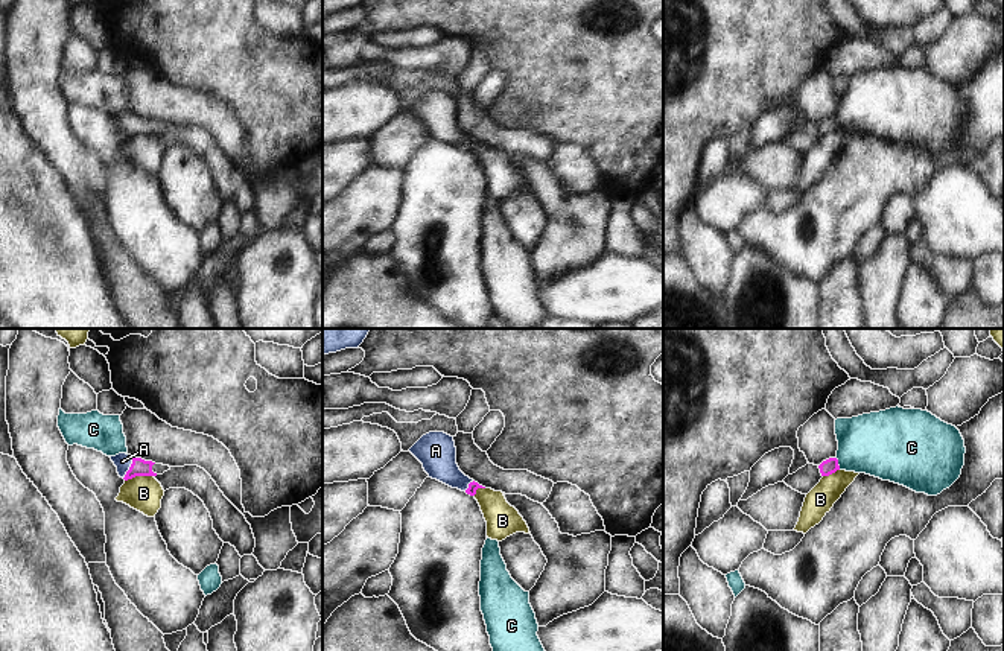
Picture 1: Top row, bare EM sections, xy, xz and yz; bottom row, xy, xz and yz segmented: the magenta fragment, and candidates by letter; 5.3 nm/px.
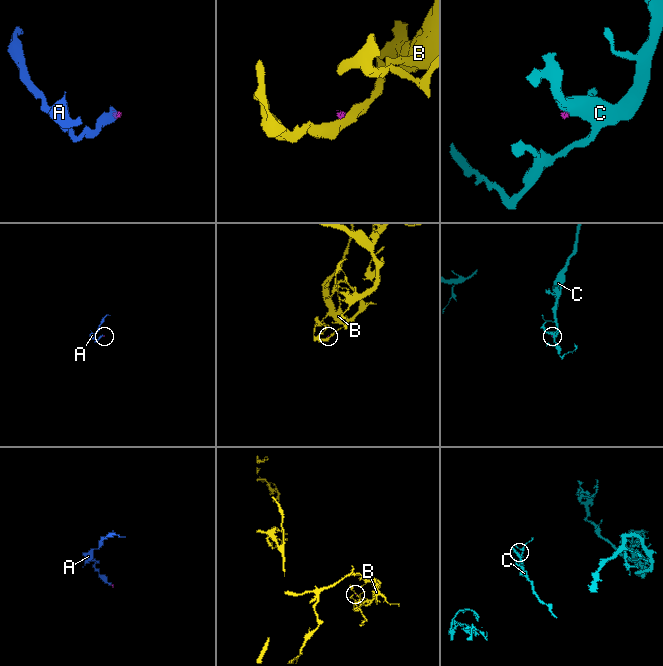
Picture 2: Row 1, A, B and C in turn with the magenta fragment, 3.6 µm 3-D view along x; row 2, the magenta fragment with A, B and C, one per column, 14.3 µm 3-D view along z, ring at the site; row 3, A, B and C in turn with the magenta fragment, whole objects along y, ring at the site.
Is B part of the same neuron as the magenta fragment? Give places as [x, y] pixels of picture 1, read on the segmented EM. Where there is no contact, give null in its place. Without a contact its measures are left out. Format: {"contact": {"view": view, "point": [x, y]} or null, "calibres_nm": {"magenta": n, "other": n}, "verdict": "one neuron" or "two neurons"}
{"contact": {"view": "xy", "point": [139, 475]}, "calibres_nm": {"magenta": 90, "other": 190}, "verdict": "two neurons"}

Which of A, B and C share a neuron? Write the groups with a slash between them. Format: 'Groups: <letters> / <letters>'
Groups: A / B / C

